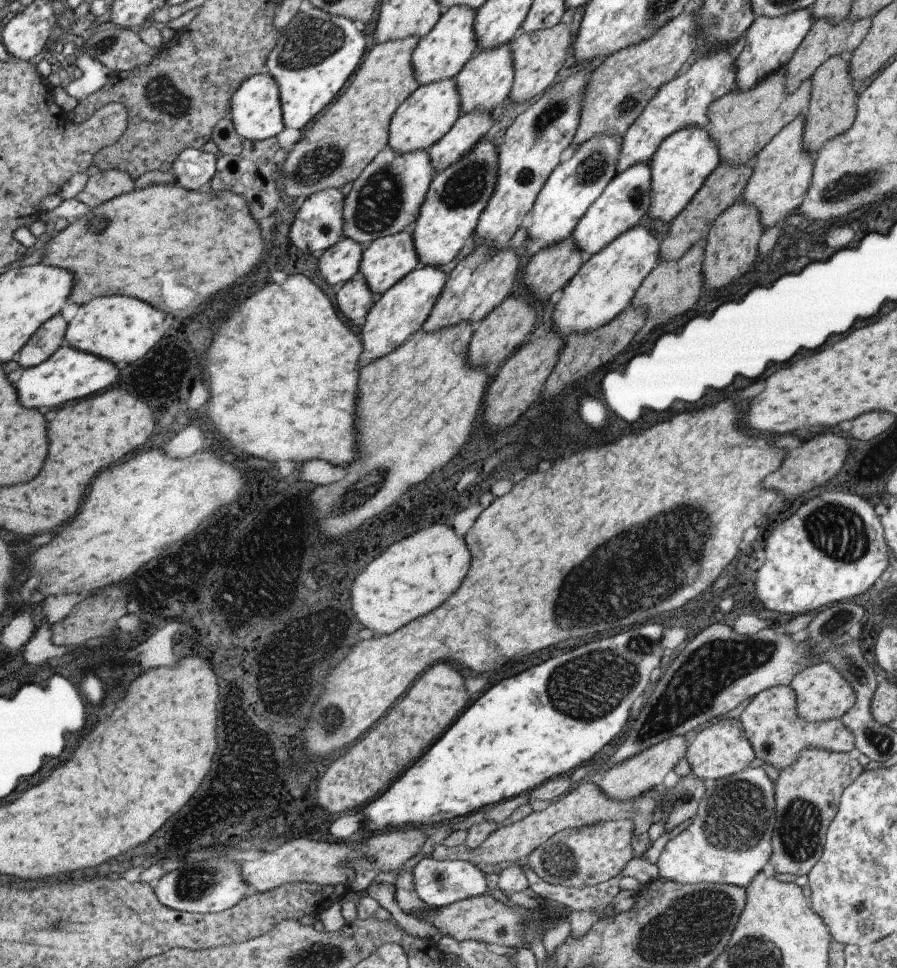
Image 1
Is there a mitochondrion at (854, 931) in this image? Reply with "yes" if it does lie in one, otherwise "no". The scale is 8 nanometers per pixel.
no

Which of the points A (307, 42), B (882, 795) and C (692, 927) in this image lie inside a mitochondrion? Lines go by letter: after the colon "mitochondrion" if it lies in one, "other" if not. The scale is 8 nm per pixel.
A: mitochondrion
B: other
C: mitochondrion

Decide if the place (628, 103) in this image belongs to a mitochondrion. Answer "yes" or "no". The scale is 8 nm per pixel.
yes

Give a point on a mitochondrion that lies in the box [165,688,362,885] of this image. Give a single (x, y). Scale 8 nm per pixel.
(326, 727)

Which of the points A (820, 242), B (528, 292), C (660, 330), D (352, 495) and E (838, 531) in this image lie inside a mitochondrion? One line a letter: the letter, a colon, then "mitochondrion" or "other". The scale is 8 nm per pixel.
A: other
B: other
C: other
D: mitochondrion
E: mitochondrion

